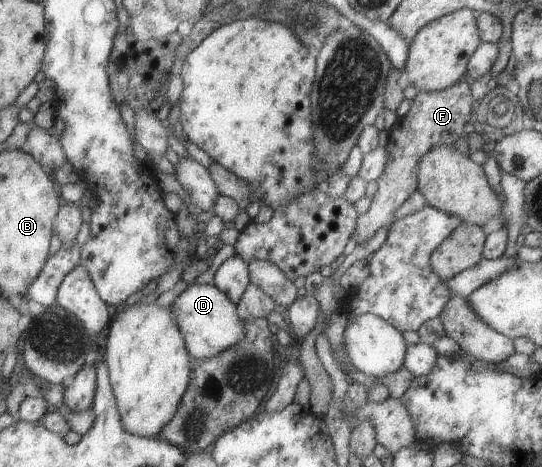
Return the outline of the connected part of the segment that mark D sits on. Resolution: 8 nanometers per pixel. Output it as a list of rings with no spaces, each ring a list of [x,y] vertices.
[[[188,285],[168,307],[182,335],[190,359],[211,359],[222,351],[236,346],[245,335],[243,321],[236,315],[236,305],[214,285]]]

